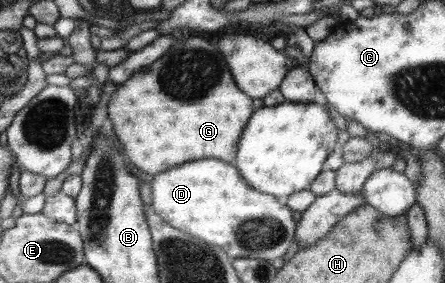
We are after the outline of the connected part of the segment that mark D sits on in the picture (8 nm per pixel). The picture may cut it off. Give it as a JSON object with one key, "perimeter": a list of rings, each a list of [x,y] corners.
{"perimeter":[[[197,159],[153,175],[151,195],[155,213],[186,235],[221,247],[229,257],[265,260],[281,257],[293,243],[298,224],[291,208],[284,200],[249,187],[233,165],[219,159]]]}

